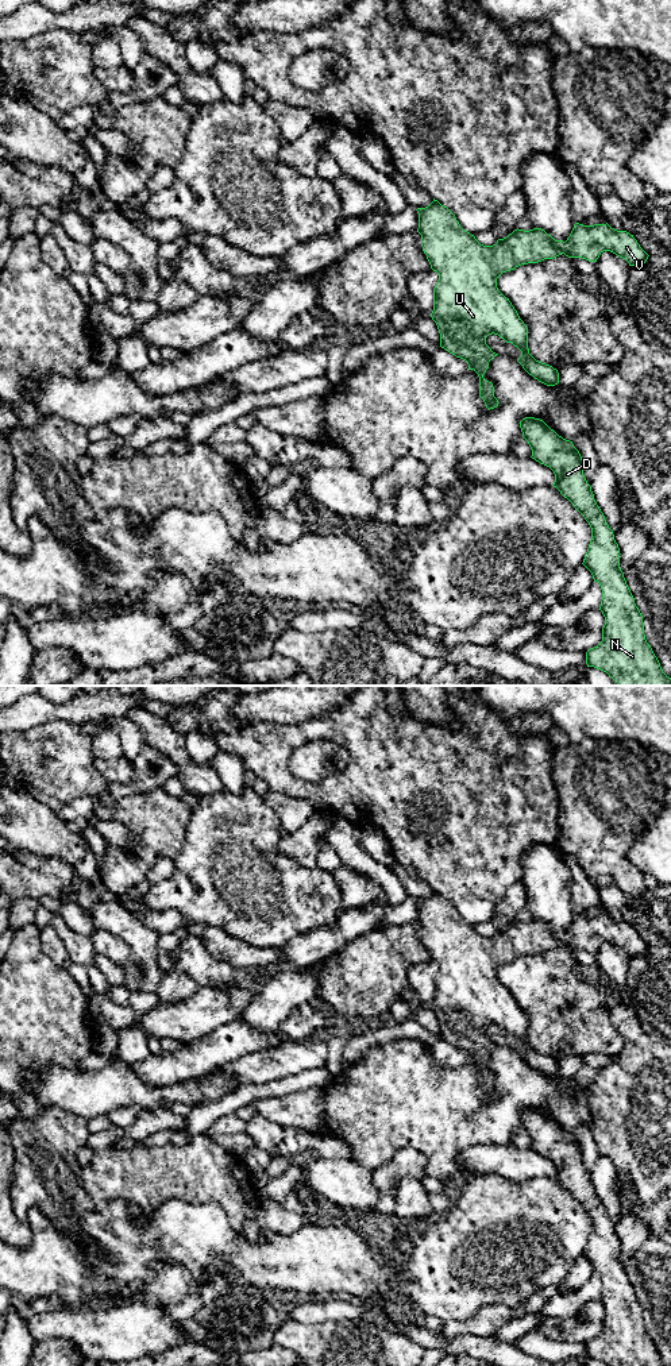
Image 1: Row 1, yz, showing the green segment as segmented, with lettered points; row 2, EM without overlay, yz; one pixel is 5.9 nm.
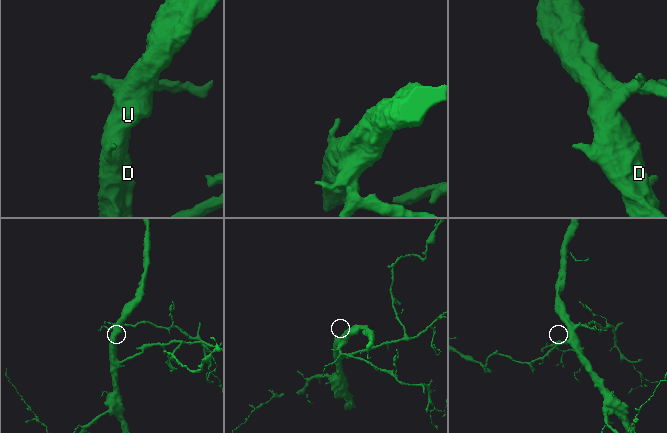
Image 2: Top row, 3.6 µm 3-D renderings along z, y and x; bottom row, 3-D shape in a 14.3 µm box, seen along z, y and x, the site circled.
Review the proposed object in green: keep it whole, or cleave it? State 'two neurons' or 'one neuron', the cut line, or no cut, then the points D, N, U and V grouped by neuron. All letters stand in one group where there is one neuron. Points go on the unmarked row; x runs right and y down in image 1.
one neuron; cut none; groups D N U V

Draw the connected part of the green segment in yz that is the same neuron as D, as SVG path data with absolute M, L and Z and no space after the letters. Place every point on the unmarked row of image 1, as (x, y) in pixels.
M543 1111L520 1112L532 1150L555 1165L554 1178L567 1189L591 1219L583 1257L601 1277L599 1301L605 1308L602 1332L586 1343L587 1358L608 1366L666 1366L645 1331L643 1307L620 1259L620 1239L583 1166L583 1151L572 1132L563 1130Z

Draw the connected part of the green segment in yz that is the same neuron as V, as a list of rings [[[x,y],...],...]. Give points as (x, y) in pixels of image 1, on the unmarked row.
[[[437,891],[416,902],[423,942],[439,965],[431,1008],[440,1024],[440,1038],[466,1051],[468,1061],[478,1065],[479,1088],[489,1101],[500,1095],[493,1074],[483,1069],[489,1053],[498,1046],[486,1035],[491,1024],[521,1042],[517,1053],[535,1070],[547,1077],[559,1074],[558,1061],[529,1045],[528,1019],[497,979],[502,964],[560,945],[597,953],[603,942],[610,942],[629,957],[641,957],[649,948],[633,926],[608,914],[575,914],[566,933],[555,931],[541,919],[517,919],[495,935],[483,937]]]

